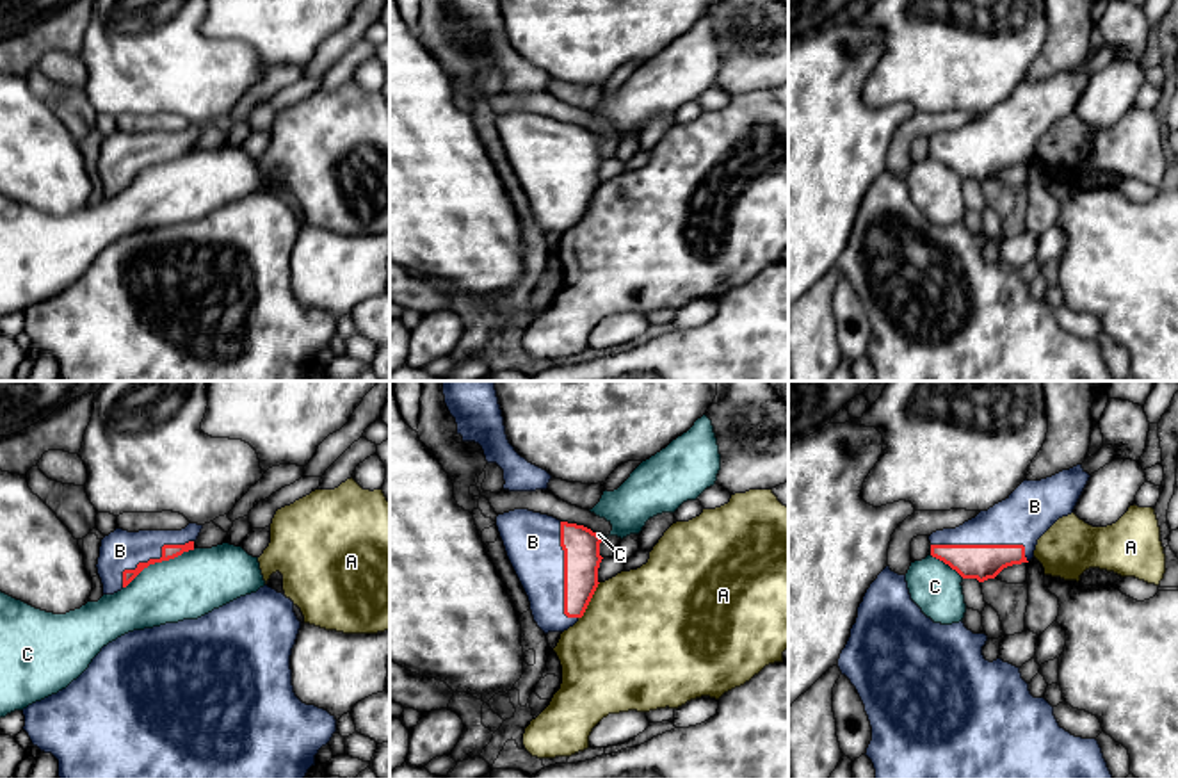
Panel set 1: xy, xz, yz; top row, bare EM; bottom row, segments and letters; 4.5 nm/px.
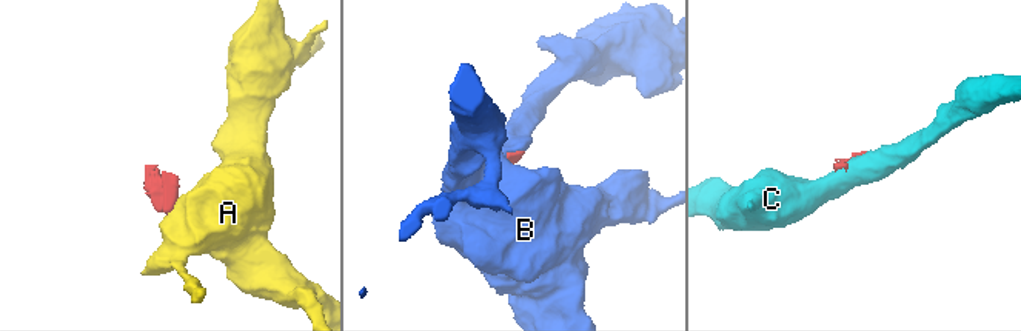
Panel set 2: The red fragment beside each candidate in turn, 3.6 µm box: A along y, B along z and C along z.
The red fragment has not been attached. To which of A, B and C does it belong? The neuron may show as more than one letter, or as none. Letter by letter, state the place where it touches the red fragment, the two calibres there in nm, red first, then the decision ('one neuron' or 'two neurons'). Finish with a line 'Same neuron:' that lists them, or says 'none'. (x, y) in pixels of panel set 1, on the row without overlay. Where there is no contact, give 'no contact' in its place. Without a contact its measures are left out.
A: xz (589, 202) | 160/500 nm | two neurons
B: yz (984, 146) | 160/240 nm | one neuron
C: xy (159, 162) | 60/300 nm | two neurons
Same neuron: B

